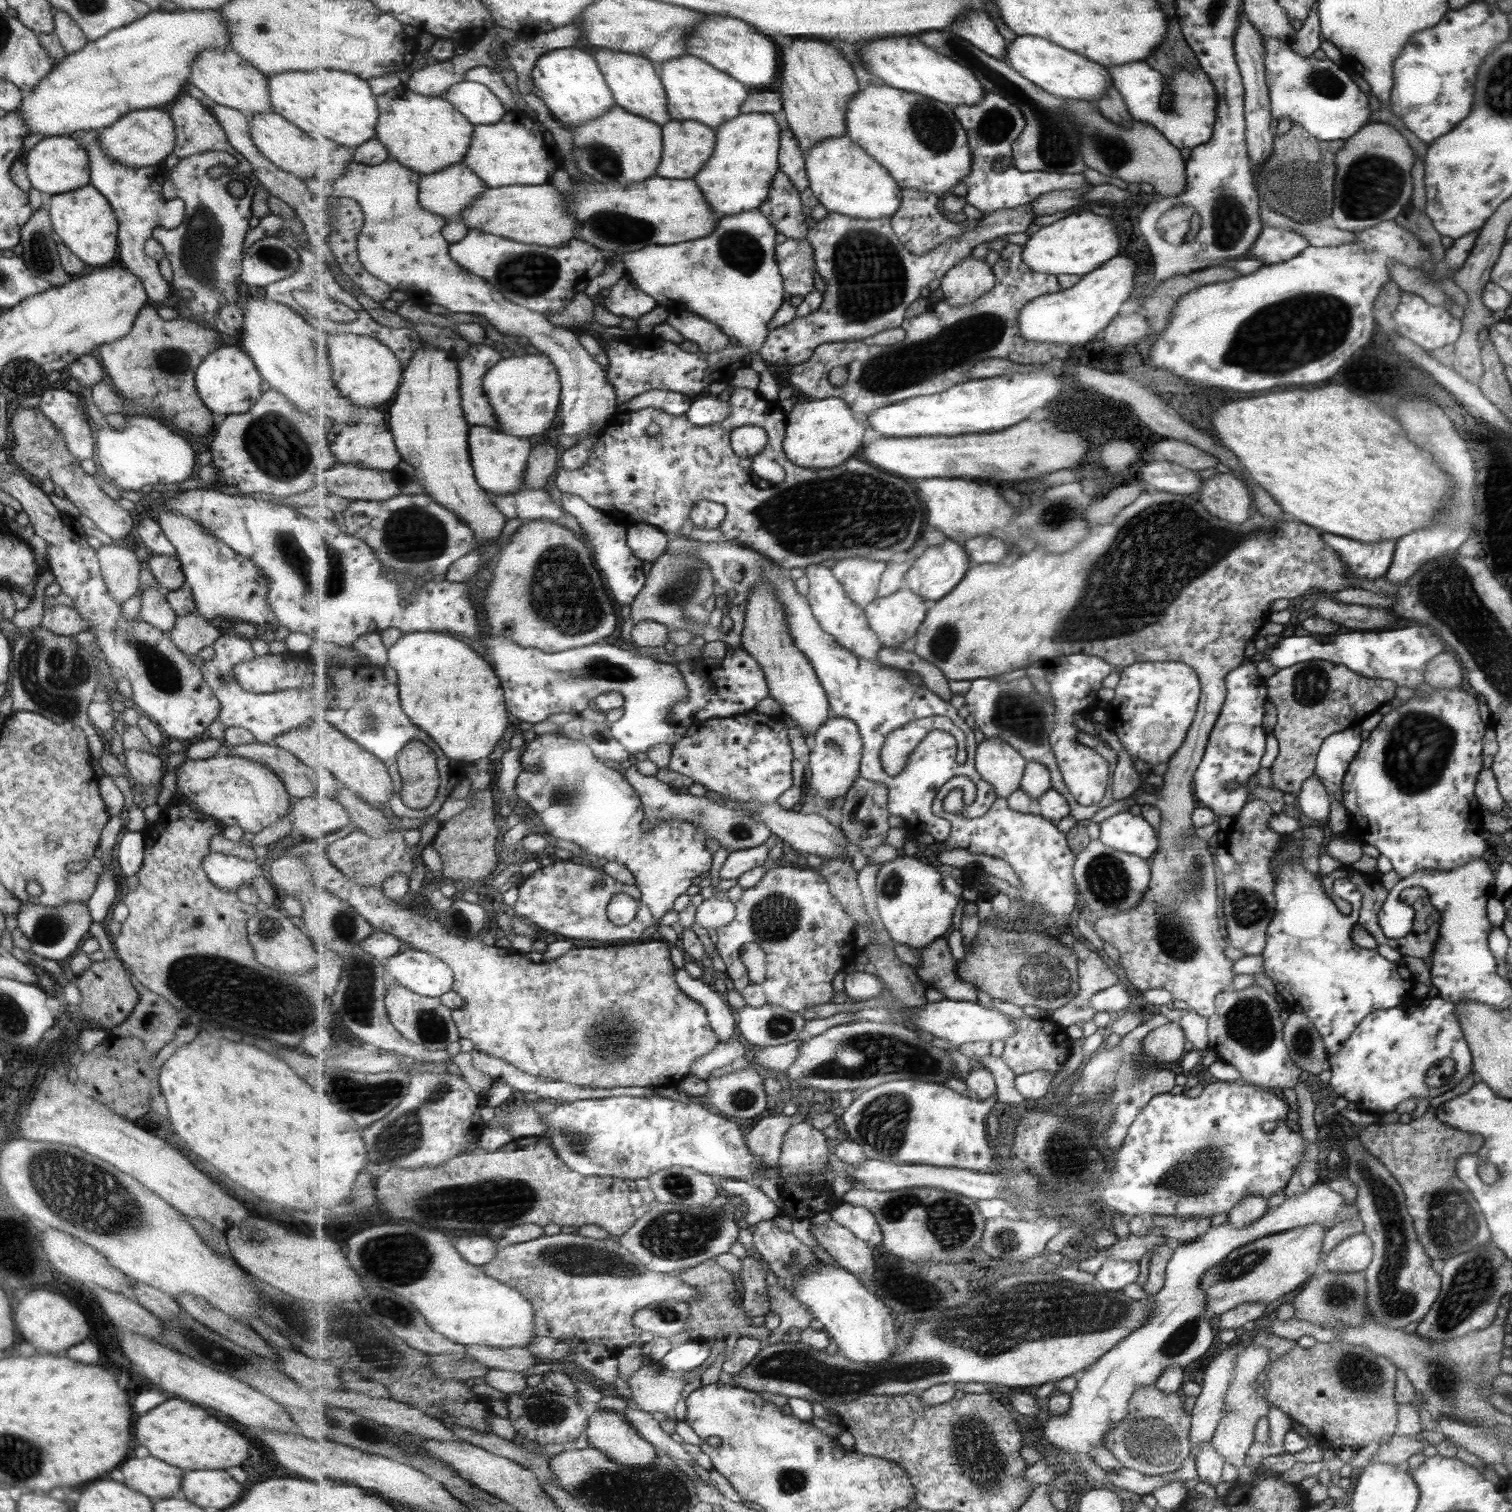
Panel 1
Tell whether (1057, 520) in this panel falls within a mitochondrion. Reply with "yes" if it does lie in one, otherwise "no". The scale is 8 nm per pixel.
yes

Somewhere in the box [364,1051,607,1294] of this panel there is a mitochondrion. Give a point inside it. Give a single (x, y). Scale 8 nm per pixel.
(504, 1201)

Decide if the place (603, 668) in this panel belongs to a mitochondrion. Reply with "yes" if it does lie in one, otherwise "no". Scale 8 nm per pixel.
yes

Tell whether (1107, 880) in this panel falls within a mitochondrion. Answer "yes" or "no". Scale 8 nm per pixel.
yes

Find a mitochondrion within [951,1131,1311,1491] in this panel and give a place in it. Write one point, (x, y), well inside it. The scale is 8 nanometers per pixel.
(1155, 1443)

